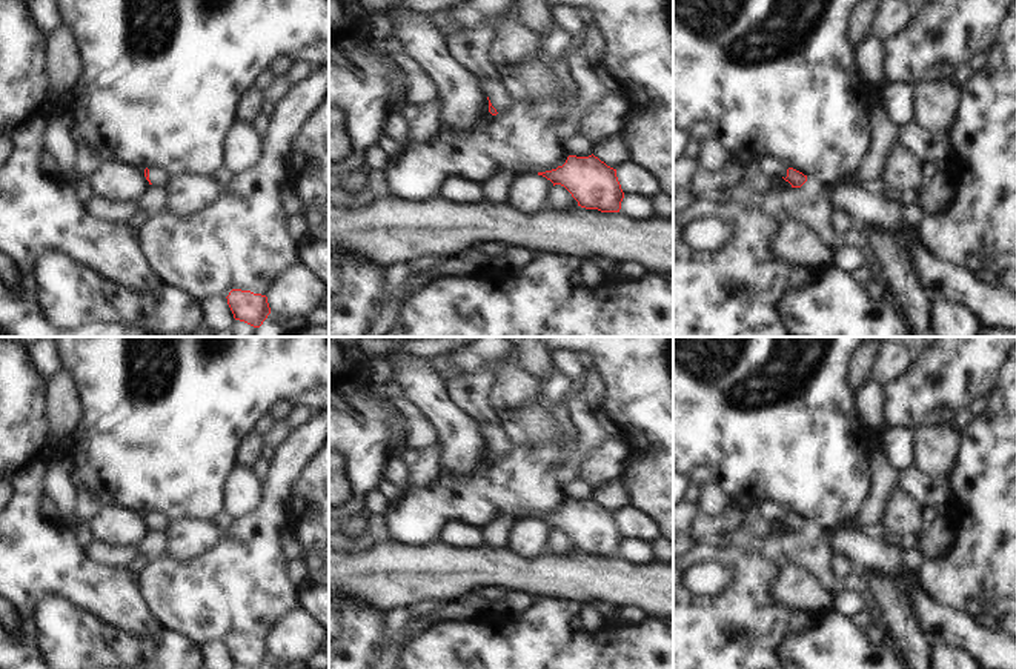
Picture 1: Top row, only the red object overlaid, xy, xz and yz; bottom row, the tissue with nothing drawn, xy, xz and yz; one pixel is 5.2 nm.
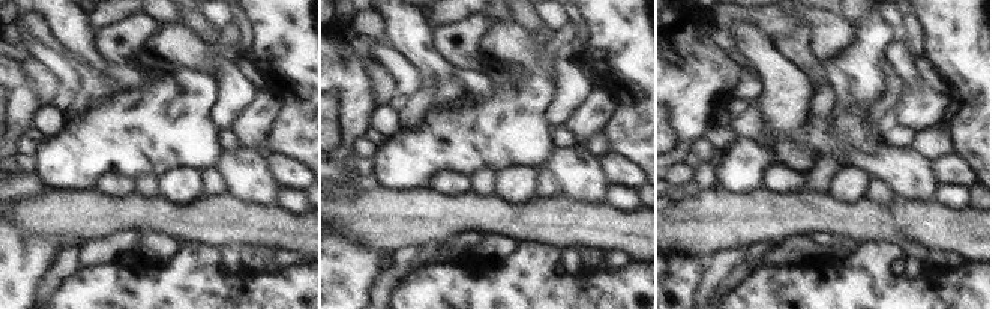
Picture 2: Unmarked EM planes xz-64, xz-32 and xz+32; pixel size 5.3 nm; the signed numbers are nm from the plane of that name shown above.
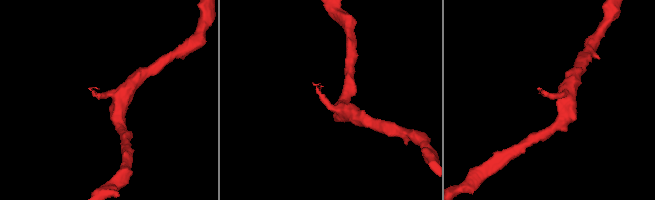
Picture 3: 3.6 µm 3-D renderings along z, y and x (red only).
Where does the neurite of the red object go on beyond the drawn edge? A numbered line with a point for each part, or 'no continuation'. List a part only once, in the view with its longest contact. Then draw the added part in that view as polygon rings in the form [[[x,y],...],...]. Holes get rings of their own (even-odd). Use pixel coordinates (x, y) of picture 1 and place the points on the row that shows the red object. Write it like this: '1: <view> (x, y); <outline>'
1: xz (501, 100); [[[480,78],[480,85],[486,95],[489,97],[492,106],[496,109],[498,115],[503,115],[516,103],[515,98],[509,94],[503,80],[492,82]]]

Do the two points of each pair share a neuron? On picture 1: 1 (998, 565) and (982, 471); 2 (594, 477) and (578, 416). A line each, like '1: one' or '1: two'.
1: one
2: two

